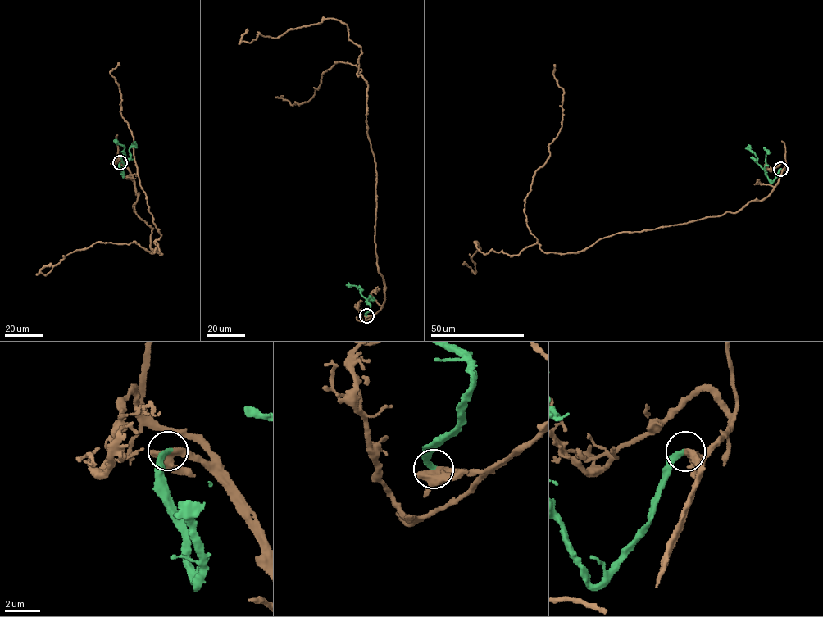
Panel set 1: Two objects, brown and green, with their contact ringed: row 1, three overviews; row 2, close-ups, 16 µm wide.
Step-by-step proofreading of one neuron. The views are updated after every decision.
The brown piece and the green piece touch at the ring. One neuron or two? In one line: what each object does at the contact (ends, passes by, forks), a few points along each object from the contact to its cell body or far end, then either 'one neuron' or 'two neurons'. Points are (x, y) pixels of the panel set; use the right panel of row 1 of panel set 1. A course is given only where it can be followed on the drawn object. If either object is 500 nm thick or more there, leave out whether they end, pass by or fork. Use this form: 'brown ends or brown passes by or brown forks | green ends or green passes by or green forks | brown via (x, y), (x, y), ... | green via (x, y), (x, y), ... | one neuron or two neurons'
brown forks | green ends | brown via (781, 169), (766, 197), (734, 213), (577, 252), (485, 254), (477, 242), (475, 273), (464, 261) | green via (780, 169), (772, 181), (770, 180), (748, 145) | one neuron

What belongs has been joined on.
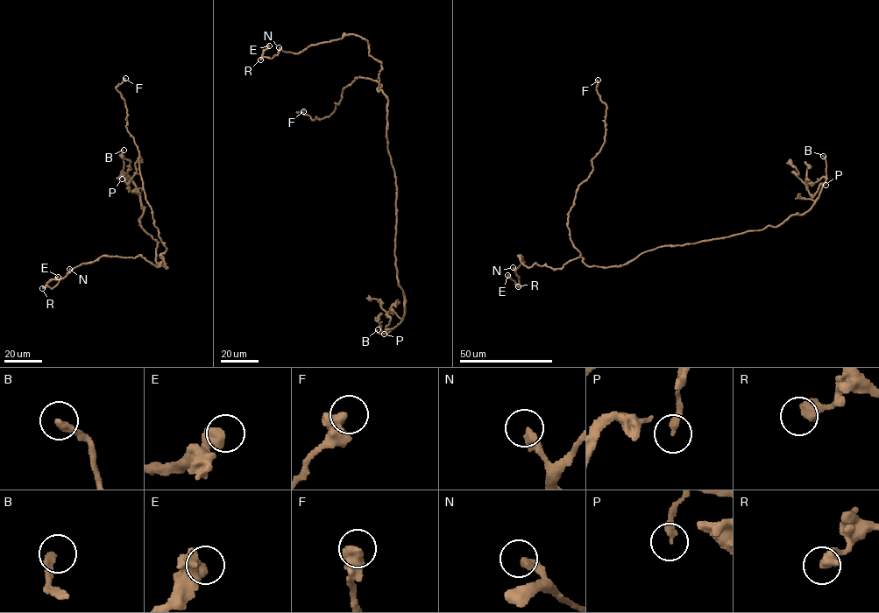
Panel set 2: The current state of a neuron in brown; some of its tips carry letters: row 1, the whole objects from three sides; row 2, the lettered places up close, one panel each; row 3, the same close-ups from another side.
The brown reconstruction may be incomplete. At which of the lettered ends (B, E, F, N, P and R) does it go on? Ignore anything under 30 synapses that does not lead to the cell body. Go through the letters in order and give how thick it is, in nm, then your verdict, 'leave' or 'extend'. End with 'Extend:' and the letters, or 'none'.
B: 280 nm thick; extend
E: 500 nm thick; leave
F: 400 nm thick; leave
N: 420 nm thick; leave
P: 240 nm thick; leave
R: 500 nm thick; leave
Extend: B

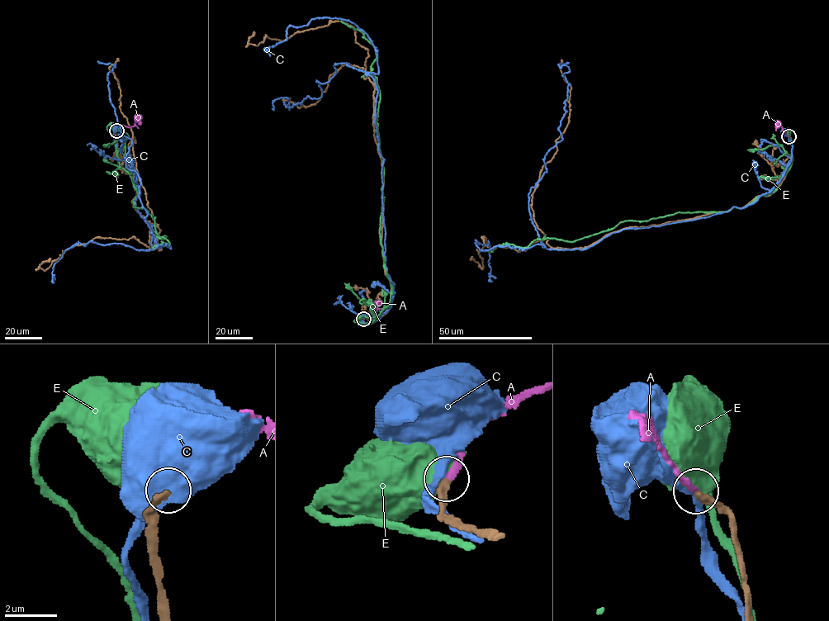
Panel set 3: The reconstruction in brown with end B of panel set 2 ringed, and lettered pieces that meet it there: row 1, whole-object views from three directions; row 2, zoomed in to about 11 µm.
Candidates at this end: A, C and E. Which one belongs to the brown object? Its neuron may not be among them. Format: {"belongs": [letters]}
{"belongs": ["A"]}

